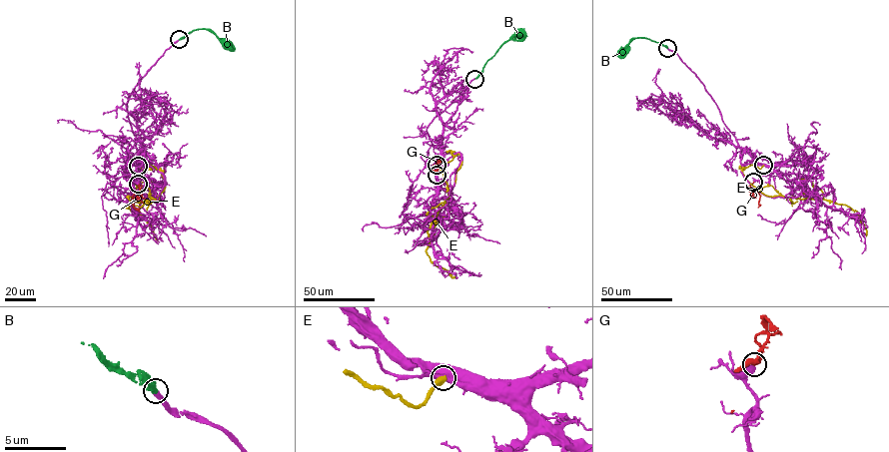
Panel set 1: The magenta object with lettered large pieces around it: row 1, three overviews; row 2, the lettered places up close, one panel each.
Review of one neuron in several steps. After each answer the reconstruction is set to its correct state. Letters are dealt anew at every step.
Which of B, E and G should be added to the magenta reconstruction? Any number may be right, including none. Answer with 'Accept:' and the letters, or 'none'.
Accept: B, G

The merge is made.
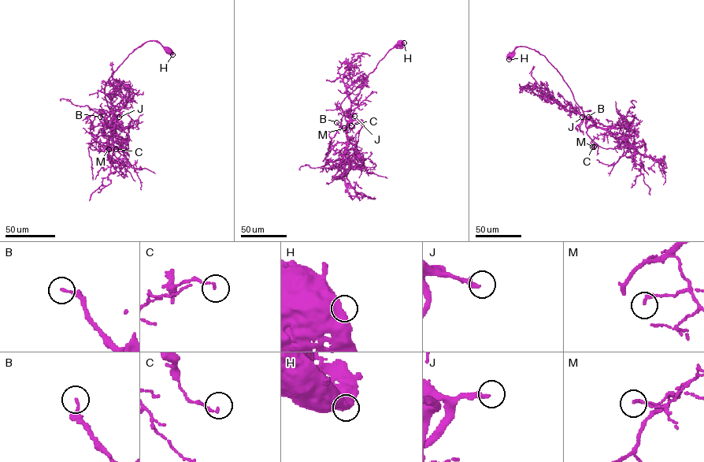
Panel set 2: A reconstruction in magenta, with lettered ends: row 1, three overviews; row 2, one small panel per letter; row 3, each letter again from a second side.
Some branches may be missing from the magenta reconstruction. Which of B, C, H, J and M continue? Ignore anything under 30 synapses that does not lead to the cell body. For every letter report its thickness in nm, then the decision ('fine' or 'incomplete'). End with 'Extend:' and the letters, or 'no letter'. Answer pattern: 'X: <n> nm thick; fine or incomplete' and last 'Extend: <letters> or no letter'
B: 140 nm thick; incomplete
C: 130 nm thick; fine
H: 750 nm thick; fine
J: 240 nm thick; incomplete
M: 90 nm thick; fine
Extend: B, J

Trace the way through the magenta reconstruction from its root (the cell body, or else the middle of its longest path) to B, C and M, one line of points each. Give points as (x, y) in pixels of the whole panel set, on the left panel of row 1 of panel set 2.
B: (168, 50), (150, 40), (135, 49), (105, 87), (108, 106), (114, 117), (109, 124), (100, 117)
C: (168, 50), (157, 41), (146, 41), (128, 54), (107, 82), (105, 97), (114, 116), (111, 139), (116, 149)
M: (168, 50), (157, 41), (146, 41), (109, 79), (105, 97), (114, 116), (109, 149)

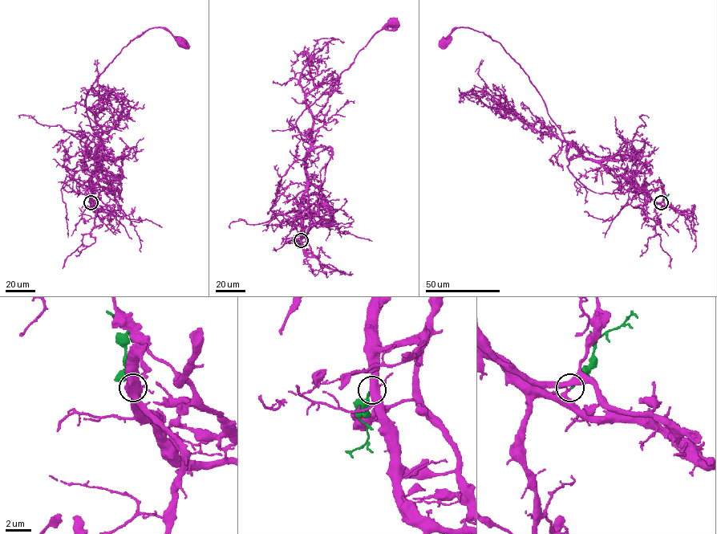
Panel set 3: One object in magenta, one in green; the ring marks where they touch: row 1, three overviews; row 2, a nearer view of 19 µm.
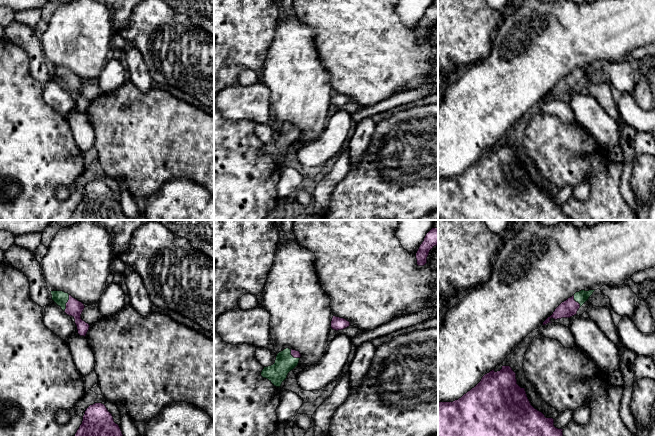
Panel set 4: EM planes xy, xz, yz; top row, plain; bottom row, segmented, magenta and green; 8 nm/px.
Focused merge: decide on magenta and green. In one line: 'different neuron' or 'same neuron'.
same neuron

